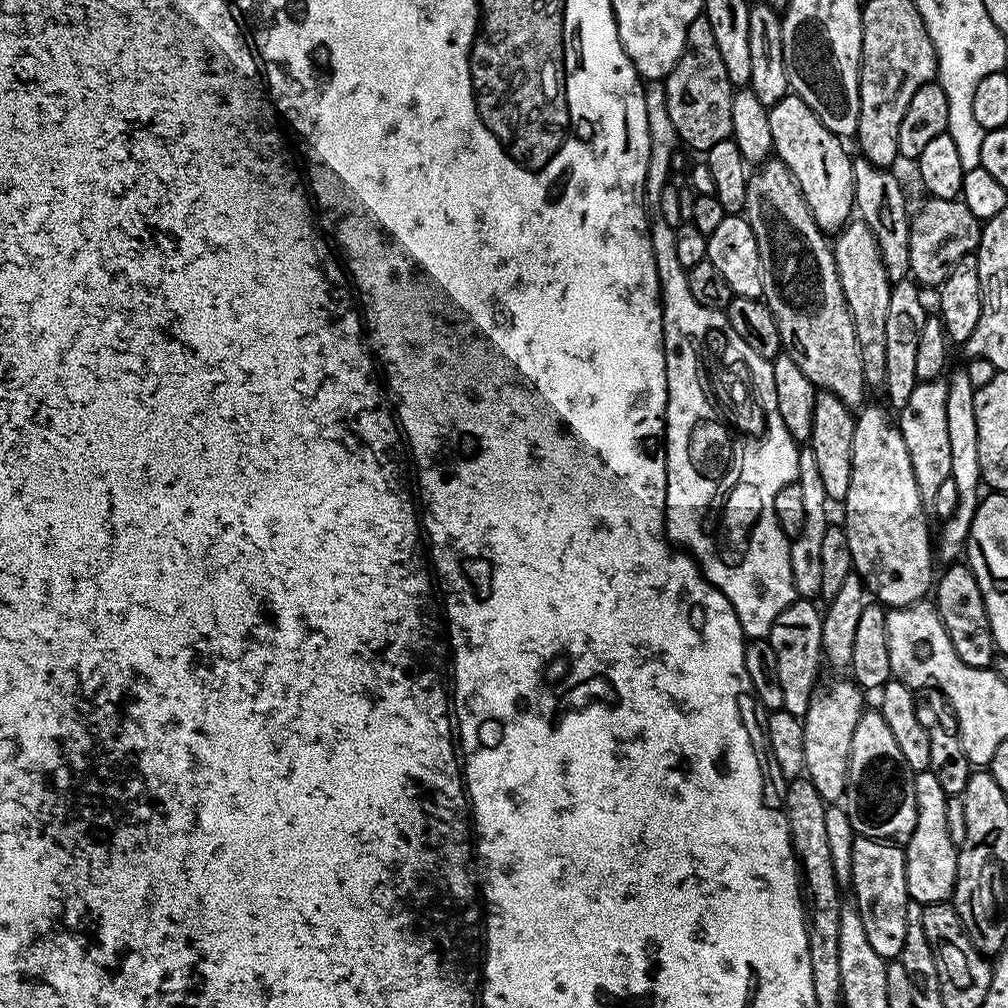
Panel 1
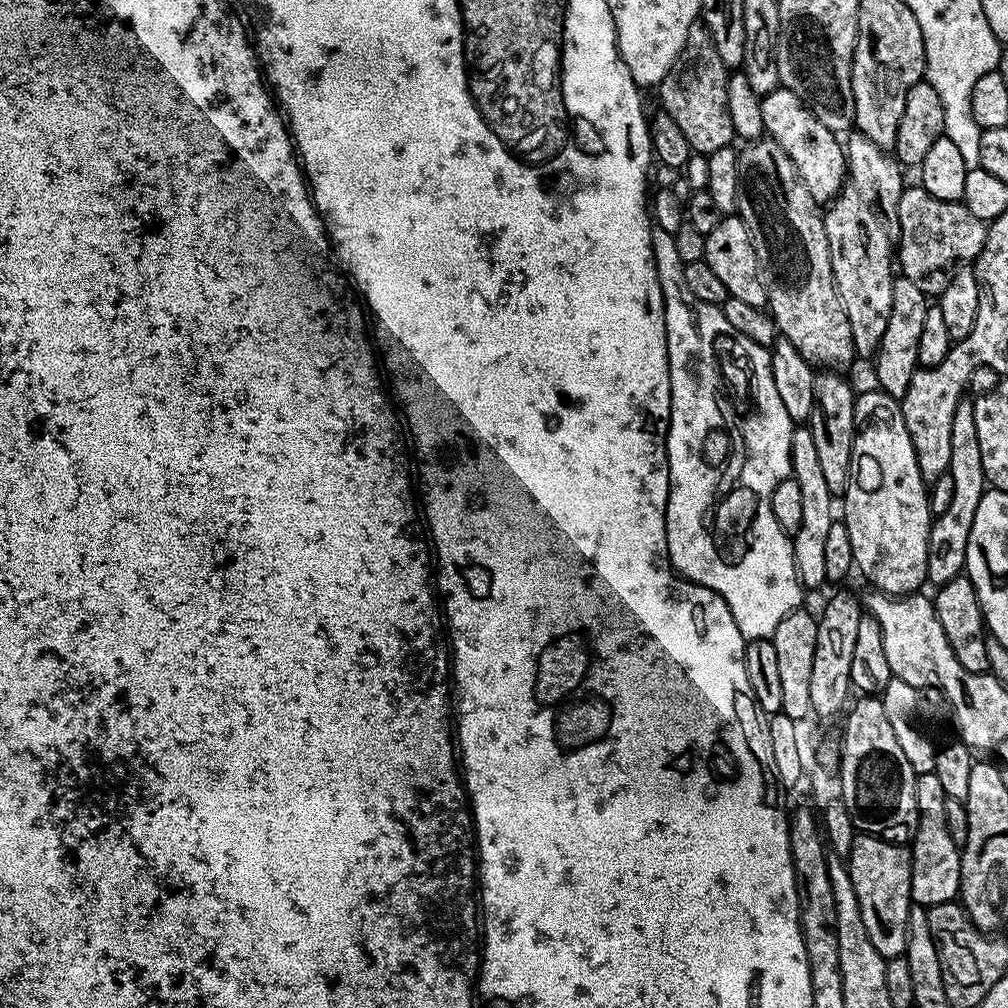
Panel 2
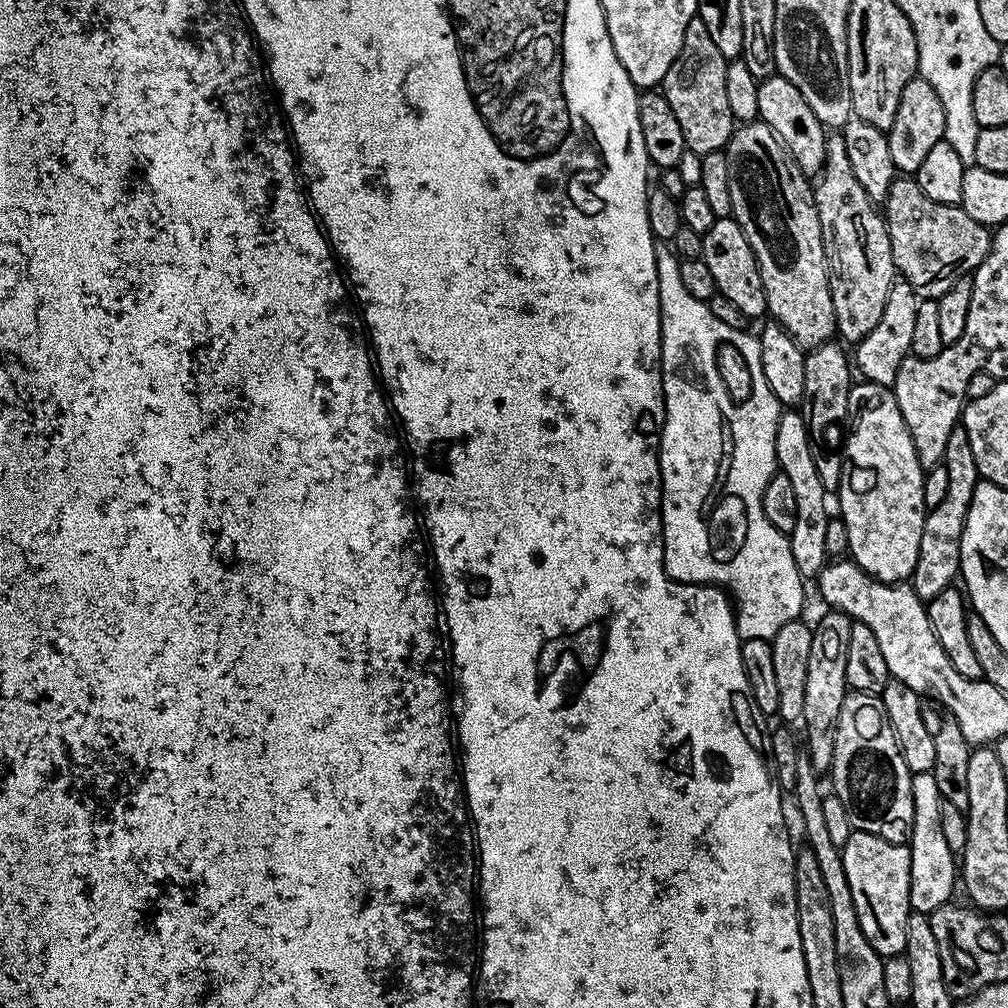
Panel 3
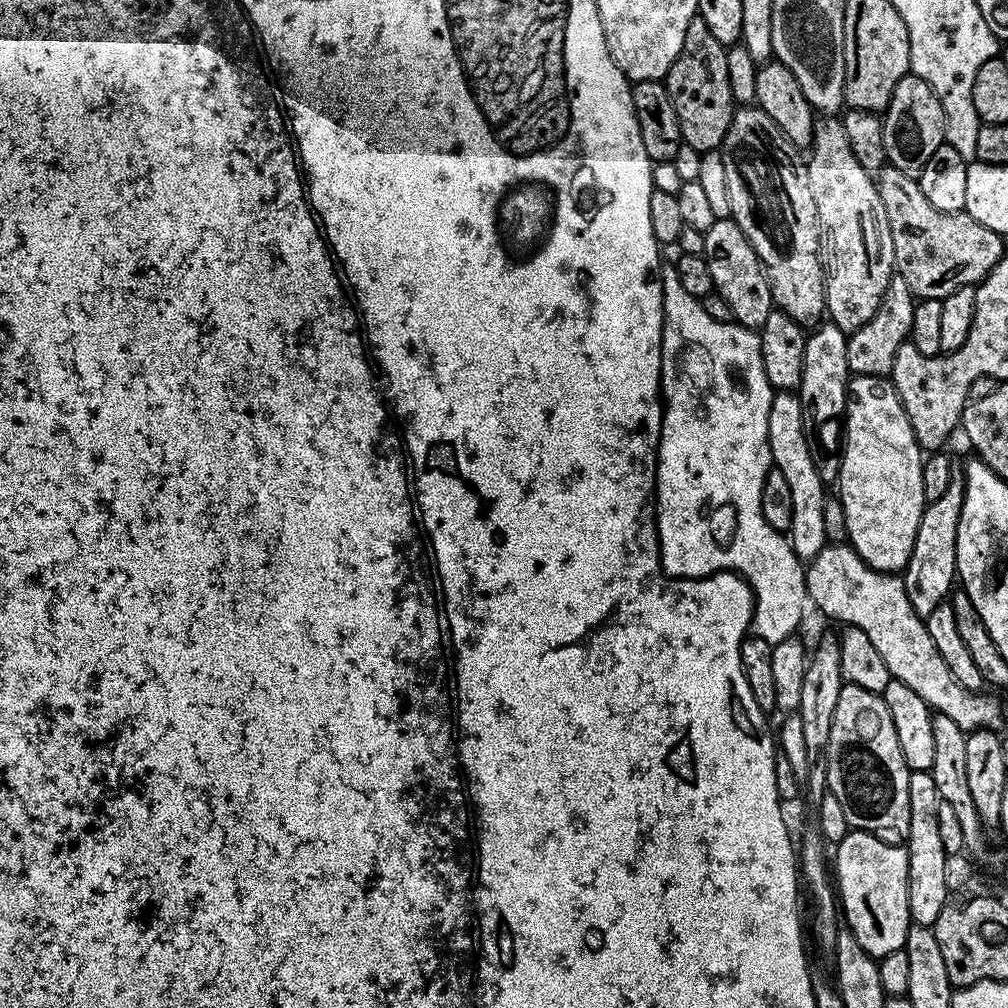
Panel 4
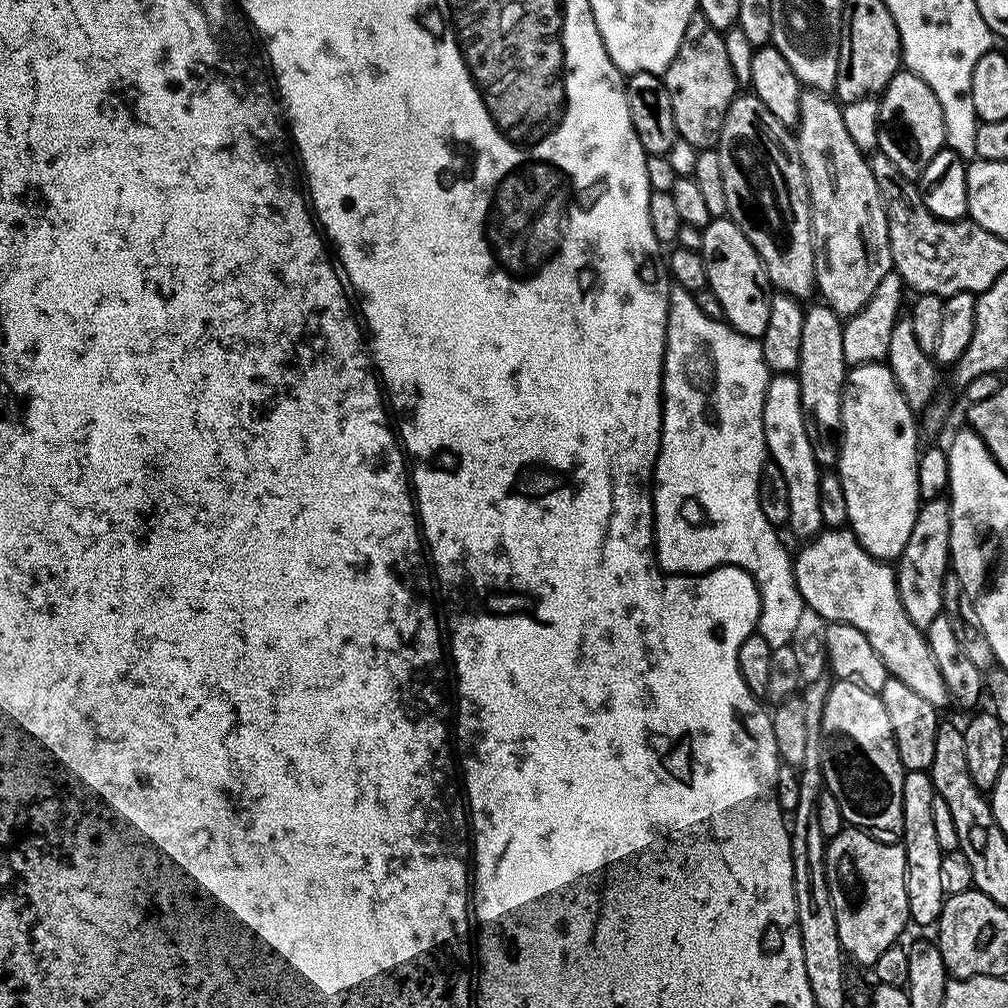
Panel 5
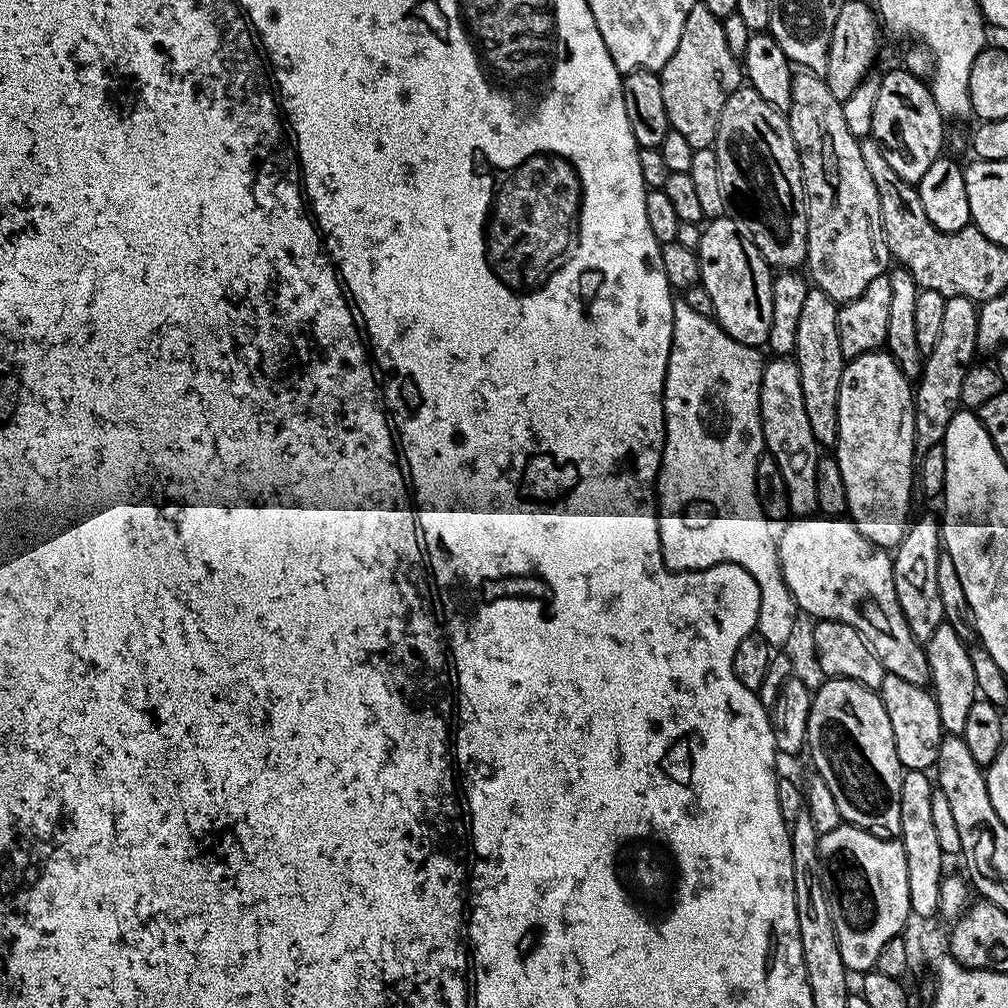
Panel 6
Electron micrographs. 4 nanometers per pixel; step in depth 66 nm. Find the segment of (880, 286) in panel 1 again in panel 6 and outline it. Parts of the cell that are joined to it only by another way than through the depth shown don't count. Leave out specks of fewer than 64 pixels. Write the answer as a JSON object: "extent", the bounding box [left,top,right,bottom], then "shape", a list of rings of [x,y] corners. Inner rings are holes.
{"extent":[786,71,890,305],"shape":[[[797,71],[790,86],[790,102],[786,115],[800,155],[808,219],[807,275],[815,287],[842,305],[858,298],[872,279],[890,268],[878,190],[874,190],[874,178],[862,162],[860,140],[846,126],[843,103],[830,94],[823,75]]]}

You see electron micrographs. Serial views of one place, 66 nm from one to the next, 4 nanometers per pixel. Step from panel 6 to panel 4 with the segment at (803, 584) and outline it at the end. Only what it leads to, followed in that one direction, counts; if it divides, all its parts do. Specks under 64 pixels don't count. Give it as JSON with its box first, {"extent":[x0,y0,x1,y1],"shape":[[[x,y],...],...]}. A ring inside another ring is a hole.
{"extent":[806,542,1001,734],"shape":[[[832,542],[807,565],[806,579],[809,601],[813,605],[816,603],[830,619],[841,620],[841,625],[864,631],[866,638],[870,638],[870,643],[877,648],[878,654],[882,654],[882,662],[886,662],[893,680],[906,682],[910,690],[915,690],[928,703],[933,713],[946,714],[946,718],[958,722],[958,726],[966,734],[975,732],[977,728],[996,730],[1001,727],[999,702],[992,696],[984,696],[983,691],[966,690],[956,681],[954,674],[950,674],[950,666],[942,662],[942,654],[938,654],[938,646],[934,646],[934,641],[926,630],[925,617],[918,615],[914,606],[910,606],[910,598],[906,598],[904,581],[899,575],[874,570],[847,542]]]}

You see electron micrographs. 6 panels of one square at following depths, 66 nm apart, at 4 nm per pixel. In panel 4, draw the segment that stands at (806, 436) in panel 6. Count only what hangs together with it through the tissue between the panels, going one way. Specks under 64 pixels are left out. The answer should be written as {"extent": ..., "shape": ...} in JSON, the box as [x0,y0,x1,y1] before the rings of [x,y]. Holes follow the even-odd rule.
{"extent":[768,390,829,562],"shape":[[[792,390],[777,391],[772,397],[770,406],[768,445],[774,467],[782,470],[786,482],[790,482],[790,495],[794,501],[792,527],[788,529],[786,535],[796,557],[801,562],[811,562],[826,547],[829,538],[826,534],[826,521],[822,518],[826,485],[818,478],[818,470],[814,470],[814,462],[810,462],[805,427],[799,395]]]}

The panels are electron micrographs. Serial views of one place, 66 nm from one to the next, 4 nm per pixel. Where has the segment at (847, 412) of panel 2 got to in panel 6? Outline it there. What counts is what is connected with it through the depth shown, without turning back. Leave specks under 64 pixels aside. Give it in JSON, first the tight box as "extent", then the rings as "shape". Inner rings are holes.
{"extent":[794,287,845,450],"shape":[[[809,287],[802,314],[798,318],[798,342],[794,359],[802,378],[802,394],[806,402],[806,419],[814,430],[817,445],[824,450],[835,449],[838,434],[838,390],[845,366],[842,346],[838,346],[838,305],[822,289]]]}

